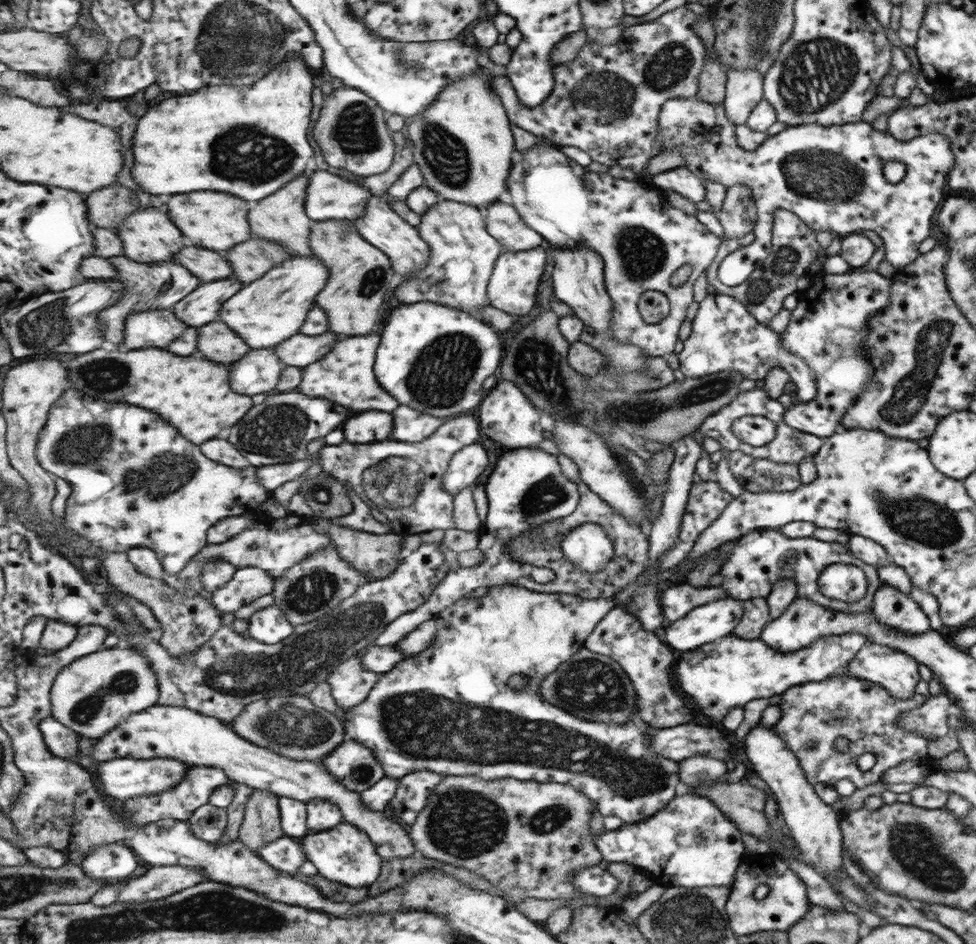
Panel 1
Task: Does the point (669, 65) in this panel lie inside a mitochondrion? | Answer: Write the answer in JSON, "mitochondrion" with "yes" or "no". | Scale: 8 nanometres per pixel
{"mitochondrion":"yes"}

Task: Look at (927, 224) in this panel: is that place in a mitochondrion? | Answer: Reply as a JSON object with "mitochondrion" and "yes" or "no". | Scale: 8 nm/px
{"mitochondrion":"no"}

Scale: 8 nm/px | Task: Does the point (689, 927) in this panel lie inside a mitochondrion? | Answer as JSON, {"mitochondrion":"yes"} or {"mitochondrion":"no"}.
{"mitochondrion":"yes"}

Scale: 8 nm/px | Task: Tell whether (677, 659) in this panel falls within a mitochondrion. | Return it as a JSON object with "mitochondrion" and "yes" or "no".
{"mitochondrion":"no"}

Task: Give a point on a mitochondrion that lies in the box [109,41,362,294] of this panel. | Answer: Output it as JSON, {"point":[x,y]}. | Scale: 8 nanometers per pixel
{"point":[257,149]}

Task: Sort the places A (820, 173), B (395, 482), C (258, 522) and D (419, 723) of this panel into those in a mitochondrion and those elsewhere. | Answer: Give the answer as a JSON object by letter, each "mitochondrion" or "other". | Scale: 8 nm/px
{"A":"mitochondrion","B":"mitochondrion","C":"other","D":"mitochondrion"}

